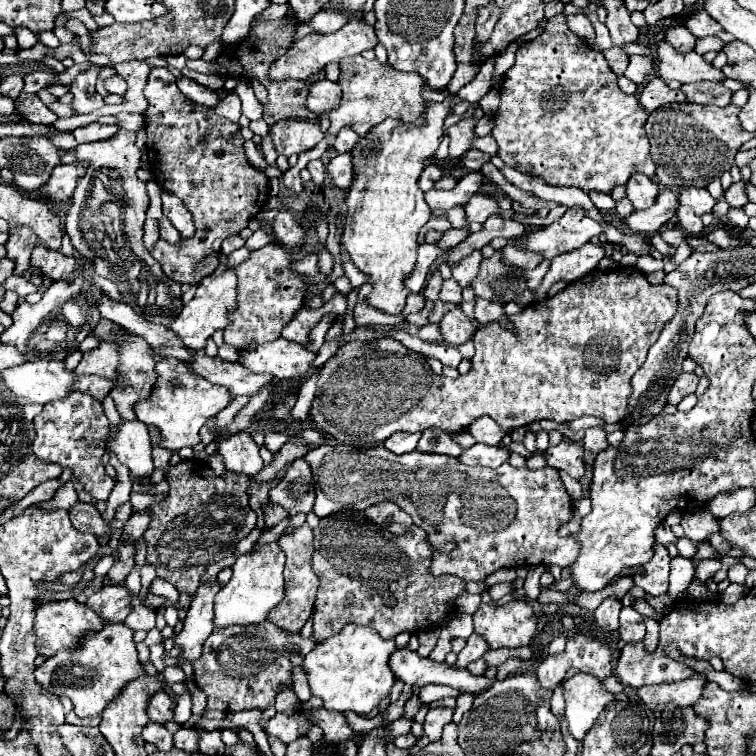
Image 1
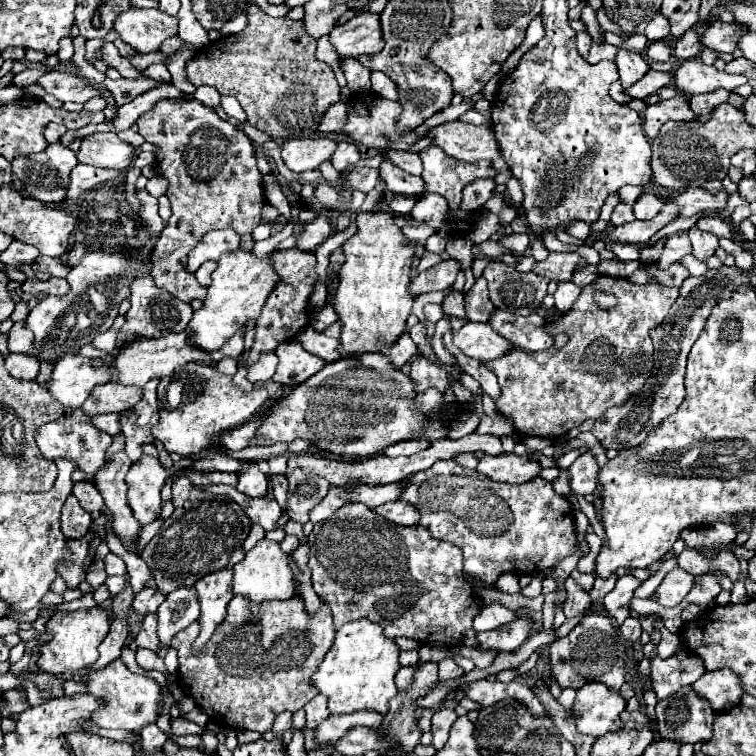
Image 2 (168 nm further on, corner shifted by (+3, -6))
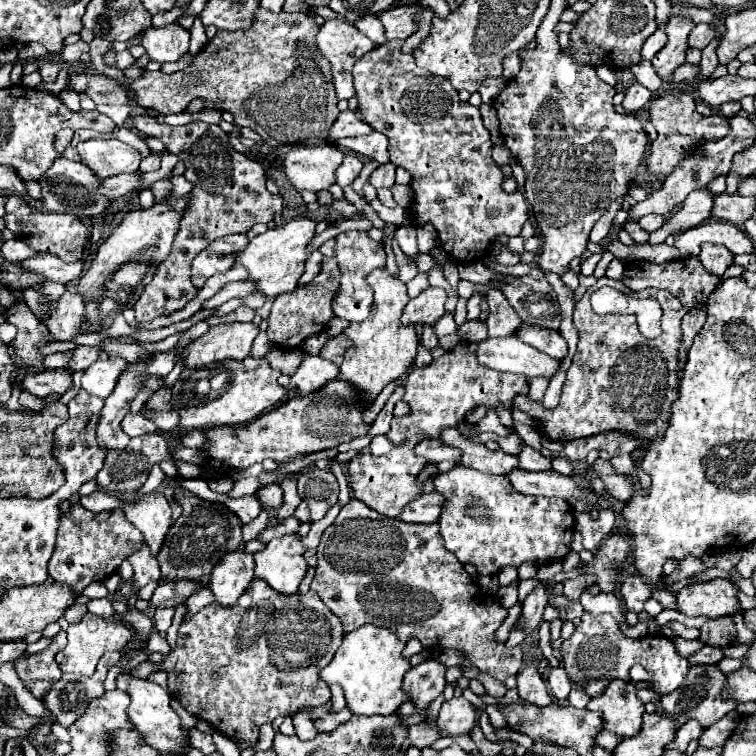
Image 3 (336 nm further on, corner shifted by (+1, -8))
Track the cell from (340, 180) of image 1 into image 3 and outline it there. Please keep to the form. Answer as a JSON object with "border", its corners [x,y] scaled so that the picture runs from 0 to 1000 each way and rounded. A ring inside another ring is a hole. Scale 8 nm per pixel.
{"border":[[[512,214],[512,217],[504,217],[488,235],[488,241],[496,246],[496,249],[517,249],[522,243],[522,225],[525,220]]]}

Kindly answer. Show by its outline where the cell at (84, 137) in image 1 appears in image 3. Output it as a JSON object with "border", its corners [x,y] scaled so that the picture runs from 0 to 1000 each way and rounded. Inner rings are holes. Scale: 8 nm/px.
{"border":[[[126,183],[115,188],[104,188],[102,198],[110,214],[128,233],[136,233],[136,235],[184,225],[187,204],[171,190],[163,190],[152,183]]]}

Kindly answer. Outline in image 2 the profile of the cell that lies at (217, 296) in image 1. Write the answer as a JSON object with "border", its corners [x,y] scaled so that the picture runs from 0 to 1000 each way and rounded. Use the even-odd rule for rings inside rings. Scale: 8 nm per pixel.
{"border":[[[303,333],[290,341],[287,357],[279,362],[279,376],[274,378],[274,392],[269,405],[255,413],[255,421],[247,431],[253,437],[250,450],[269,466],[290,463],[319,431],[345,415],[345,405],[366,373],[356,344],[343,344],[332,333]]]}

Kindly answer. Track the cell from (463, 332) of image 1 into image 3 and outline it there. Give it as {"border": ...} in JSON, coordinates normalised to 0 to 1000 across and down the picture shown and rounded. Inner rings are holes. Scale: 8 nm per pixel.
{"border":[[[684,444],[644,447],[642,452],[634,455],[631,474],[634,481],[649,489],[676,492],[684,497],[694,497],[700,503],[710,497],[731,500],[742,487],[739,476],[689,452]]]}

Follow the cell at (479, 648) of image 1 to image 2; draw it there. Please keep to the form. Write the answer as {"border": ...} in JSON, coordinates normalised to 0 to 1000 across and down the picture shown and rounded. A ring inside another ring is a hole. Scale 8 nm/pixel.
{"border":[[[684,810],[687,817],[668,825],[663,833],[647,833],[647,836],[631,836],[631,860],[684,860],[700,841],[702,833],[702,815],[694,810]]]}

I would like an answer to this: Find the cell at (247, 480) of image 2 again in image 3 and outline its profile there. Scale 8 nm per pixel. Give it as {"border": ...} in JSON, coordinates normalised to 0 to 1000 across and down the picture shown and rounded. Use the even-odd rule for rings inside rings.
{"border":[[[366,640],[351,643],[340,651],[340,659],[353,669],[353,672],[369,672],[374,667],[374,648]]]}

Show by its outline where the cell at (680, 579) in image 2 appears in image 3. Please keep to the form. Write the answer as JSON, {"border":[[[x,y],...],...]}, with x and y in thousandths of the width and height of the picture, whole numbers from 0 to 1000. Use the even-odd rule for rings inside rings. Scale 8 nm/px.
{"border":[[[940,767],[906,775],[896,786],[898,807],[909,815],[935,815],[940,820],[980,810],[978,778],[967,767]]]}

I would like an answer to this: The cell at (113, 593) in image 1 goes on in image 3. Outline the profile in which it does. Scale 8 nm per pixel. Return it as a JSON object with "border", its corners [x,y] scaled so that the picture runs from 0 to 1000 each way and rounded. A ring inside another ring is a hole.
{"border":[[[231,767],[231,770],[216,770],[213,775],[208,775],[208,780],[202,783],[200,799],[205,804],[231,804],[234,799],[245,796],[253,786],[258,786],[261,780],[271,778],[274,767]]]}

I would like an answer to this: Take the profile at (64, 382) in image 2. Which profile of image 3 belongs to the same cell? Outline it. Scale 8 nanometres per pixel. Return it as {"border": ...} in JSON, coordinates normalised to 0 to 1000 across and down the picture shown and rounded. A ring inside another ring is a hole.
{"border":[[[144,474],[123,479],[107,500],[107,513],[131,526],[142,526],[149,519],[157,497],[165,492],[168,481],[171,479],[165,474]]]}

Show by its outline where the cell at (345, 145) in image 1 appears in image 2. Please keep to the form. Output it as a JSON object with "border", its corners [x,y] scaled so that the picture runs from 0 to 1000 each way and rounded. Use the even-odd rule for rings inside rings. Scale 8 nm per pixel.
{"border":[[[448,188],[446,198],[438,206],[438,214],[446,222],[446,228],[454,228],[456,222],[472,217],[475,212],[478,212],[478,204],[467,188]]]}

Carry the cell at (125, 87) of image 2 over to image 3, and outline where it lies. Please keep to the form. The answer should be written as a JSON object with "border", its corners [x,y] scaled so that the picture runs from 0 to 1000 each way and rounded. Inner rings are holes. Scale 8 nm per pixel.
{"border":[[[343,11],[335,37],[327,42],[287,40],[284,50],[274,56],[269,69],[245,93],[231,98],[192,95],[184,106],[168,106],[157,90],[136,82],[136,74],[149,66],[147,56],[131,56],[131,63],[123,63],[118,71],[123,90],[163,106],[189,143],[224,153],[242,148],[253,132],[266,130],[271,143],[306,148],[313,167],[332,169],[356,193],[422,193],[433,188],[435,169],[446,159],[448,146],[438,87],[417,58],[419,42],[419,29],[406,19],[361,19]]]}

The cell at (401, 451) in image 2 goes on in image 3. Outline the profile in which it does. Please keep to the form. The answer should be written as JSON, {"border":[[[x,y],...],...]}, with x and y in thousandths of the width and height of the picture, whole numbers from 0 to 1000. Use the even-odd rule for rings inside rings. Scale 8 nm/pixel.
{"border":[[[560,582],[557,587],[549,590],[549,601],[560,603],[575,614],[581,614],[586,608],[597,608],[602,614],[610,614],[610,595],[602,590],[594,590],[583,582]]]}

